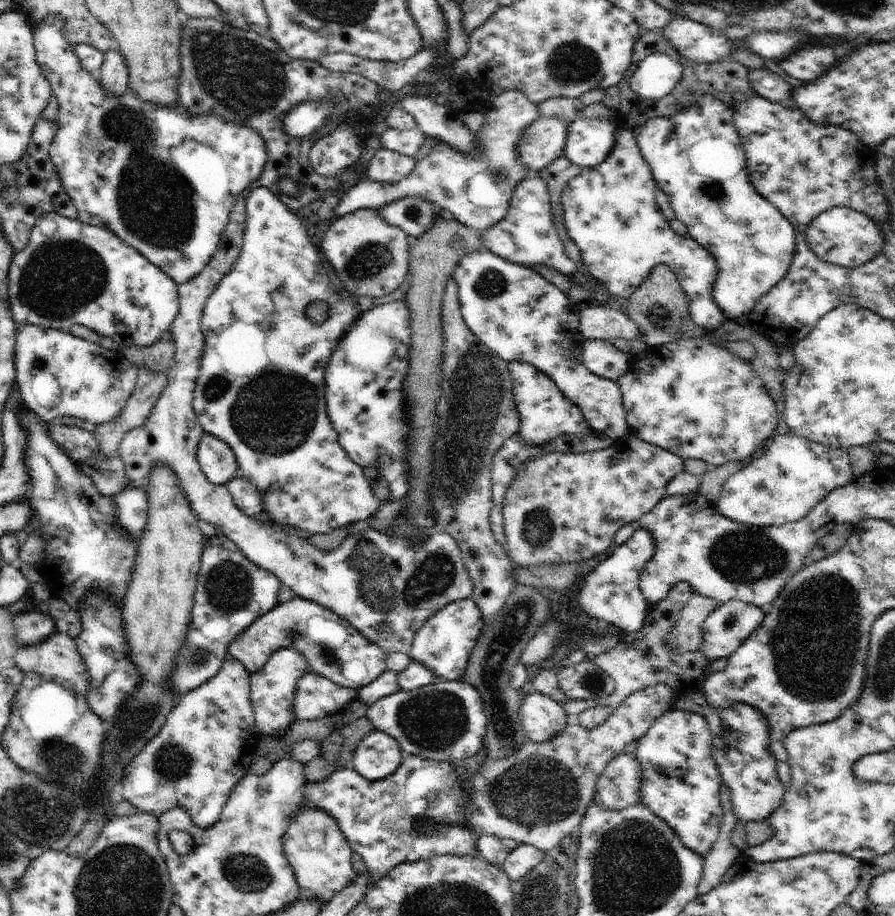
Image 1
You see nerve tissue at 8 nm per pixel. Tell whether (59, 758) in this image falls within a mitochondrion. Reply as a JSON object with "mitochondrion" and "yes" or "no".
{"mitochondrion":"yes"}

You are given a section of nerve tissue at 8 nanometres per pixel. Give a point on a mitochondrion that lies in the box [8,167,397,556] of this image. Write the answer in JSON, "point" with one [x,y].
{"point":[270,415]}

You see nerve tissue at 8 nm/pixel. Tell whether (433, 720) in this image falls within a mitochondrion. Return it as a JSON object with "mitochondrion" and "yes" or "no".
{"mitochondrion":"yes"}

